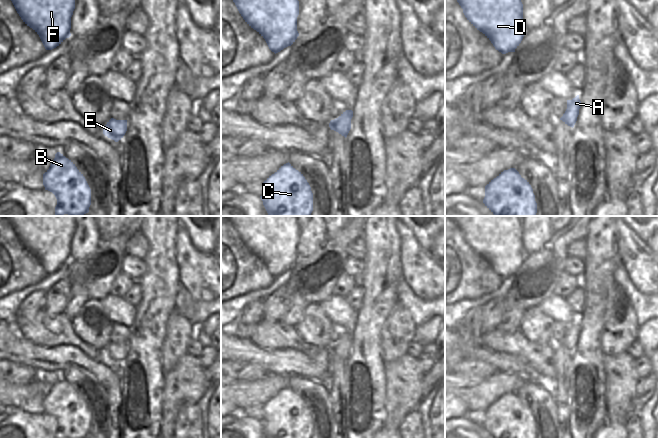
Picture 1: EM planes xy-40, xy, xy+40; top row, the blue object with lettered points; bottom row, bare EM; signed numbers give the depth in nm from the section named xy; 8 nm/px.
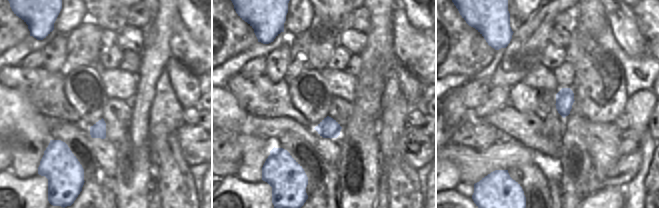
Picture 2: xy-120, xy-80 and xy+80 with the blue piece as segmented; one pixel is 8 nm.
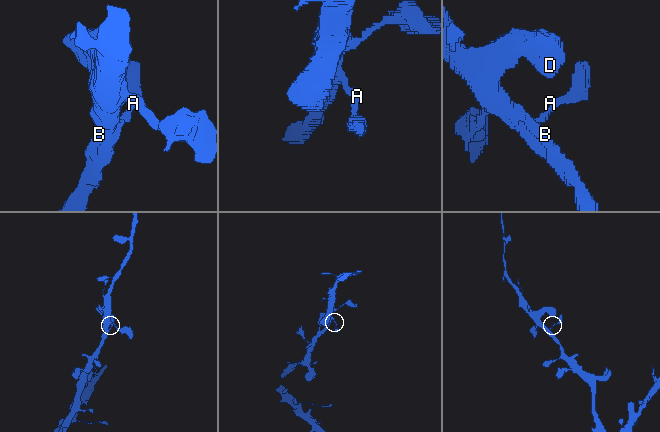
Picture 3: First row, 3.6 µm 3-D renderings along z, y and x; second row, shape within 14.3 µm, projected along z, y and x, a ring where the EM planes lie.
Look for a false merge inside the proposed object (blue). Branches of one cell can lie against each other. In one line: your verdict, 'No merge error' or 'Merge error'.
No merge error

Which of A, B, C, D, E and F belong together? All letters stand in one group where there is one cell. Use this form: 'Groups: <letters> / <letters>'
Groups: A B C D E F

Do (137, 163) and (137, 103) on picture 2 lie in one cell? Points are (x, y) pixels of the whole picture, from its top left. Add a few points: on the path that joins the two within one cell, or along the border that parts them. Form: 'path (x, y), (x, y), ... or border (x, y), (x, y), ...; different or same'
border (128, 135), (135, 147), (147, 146); different

